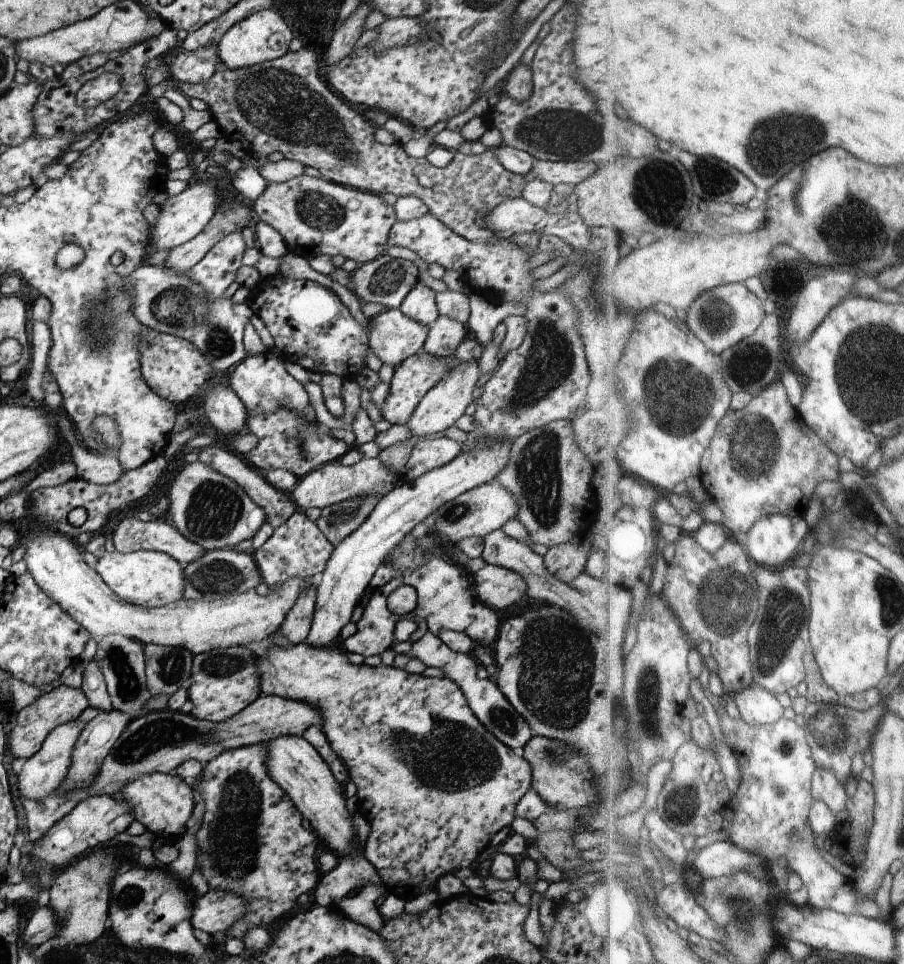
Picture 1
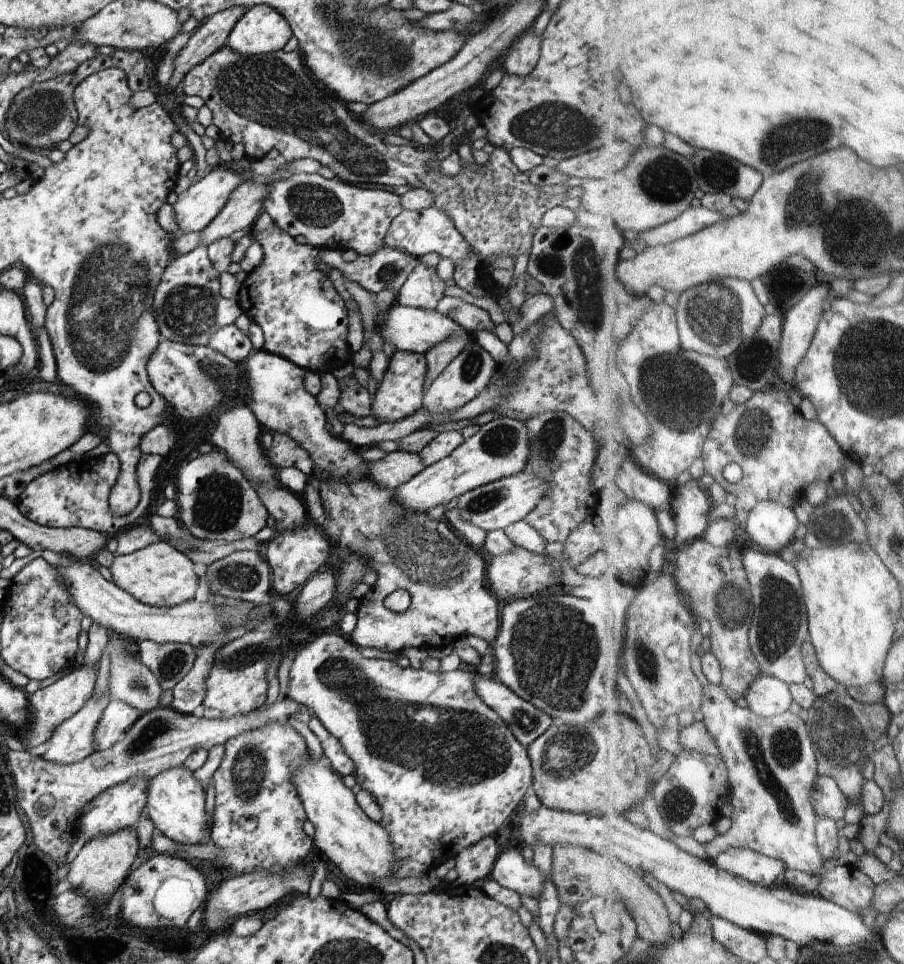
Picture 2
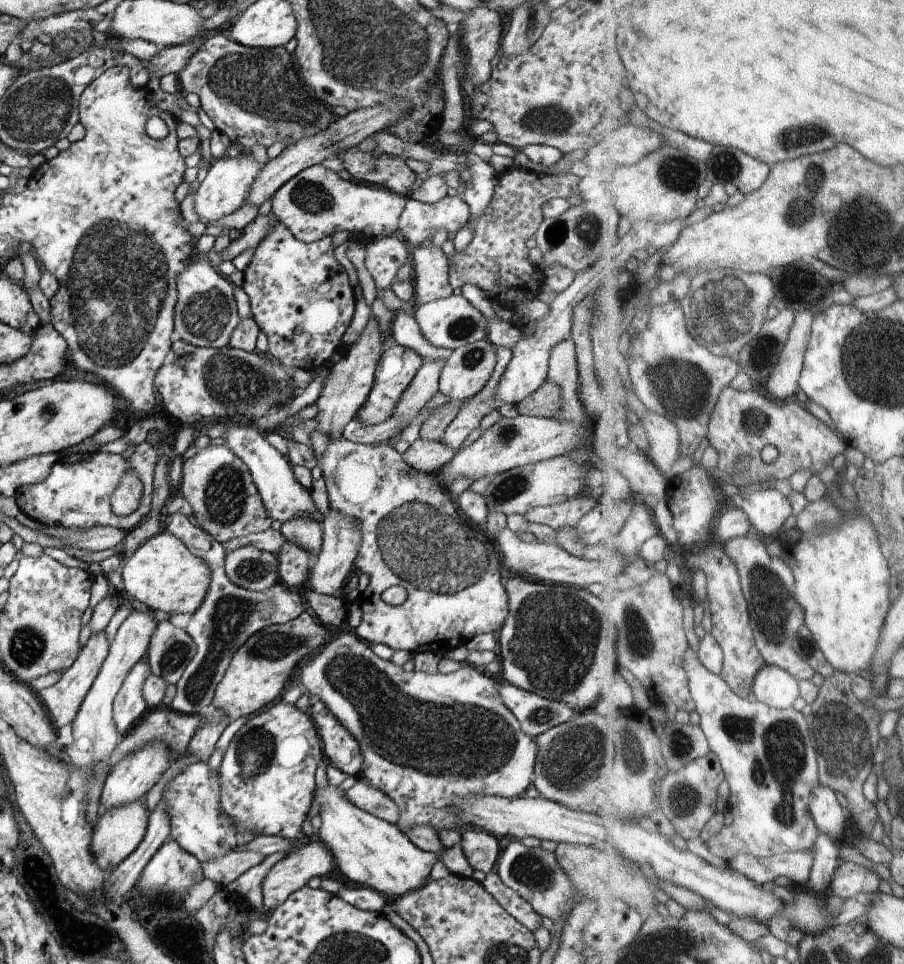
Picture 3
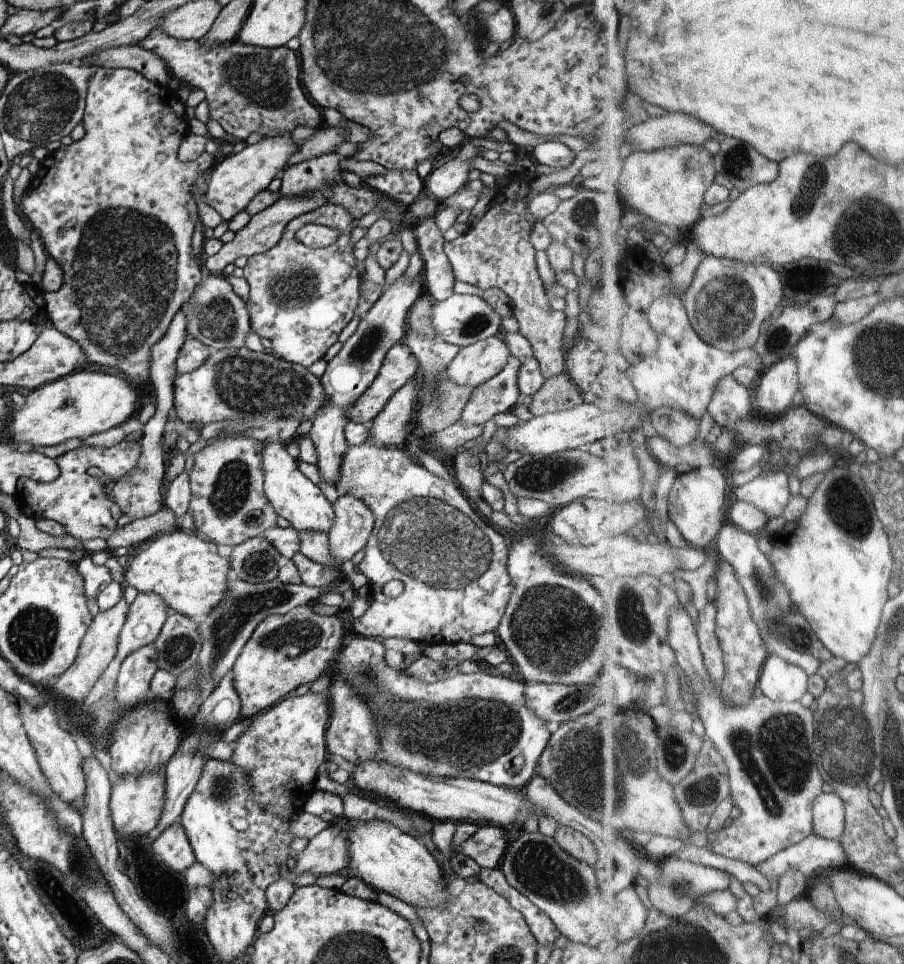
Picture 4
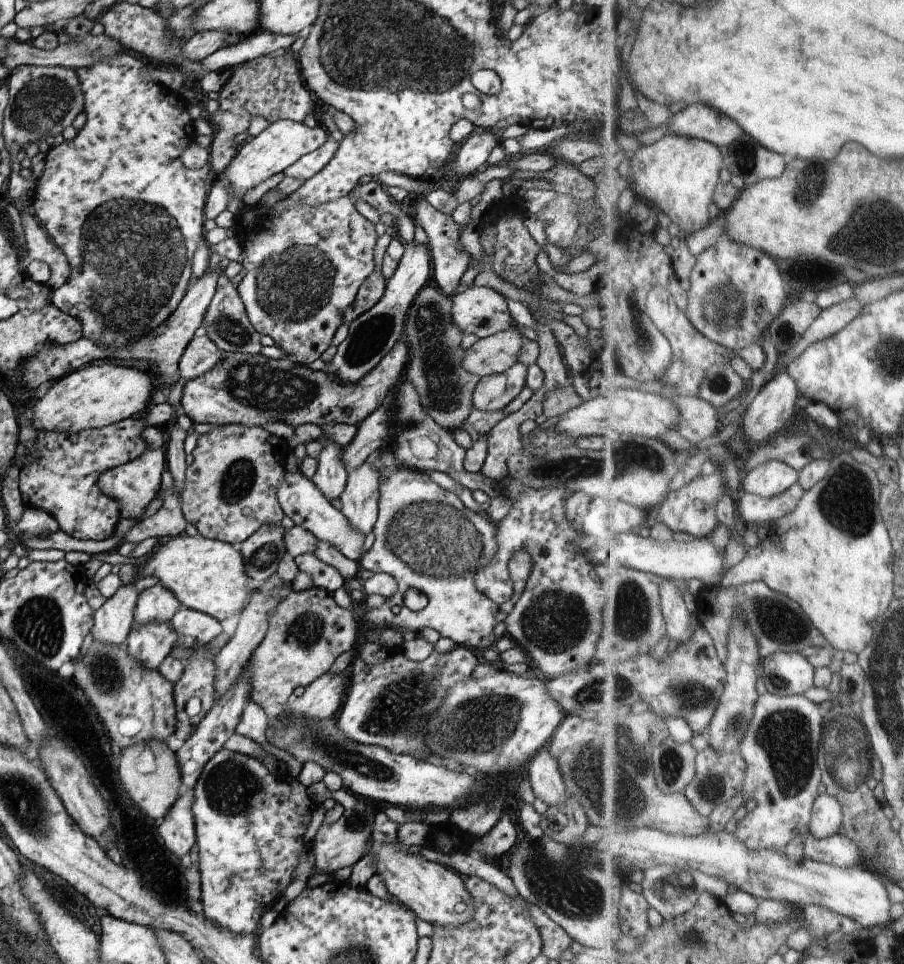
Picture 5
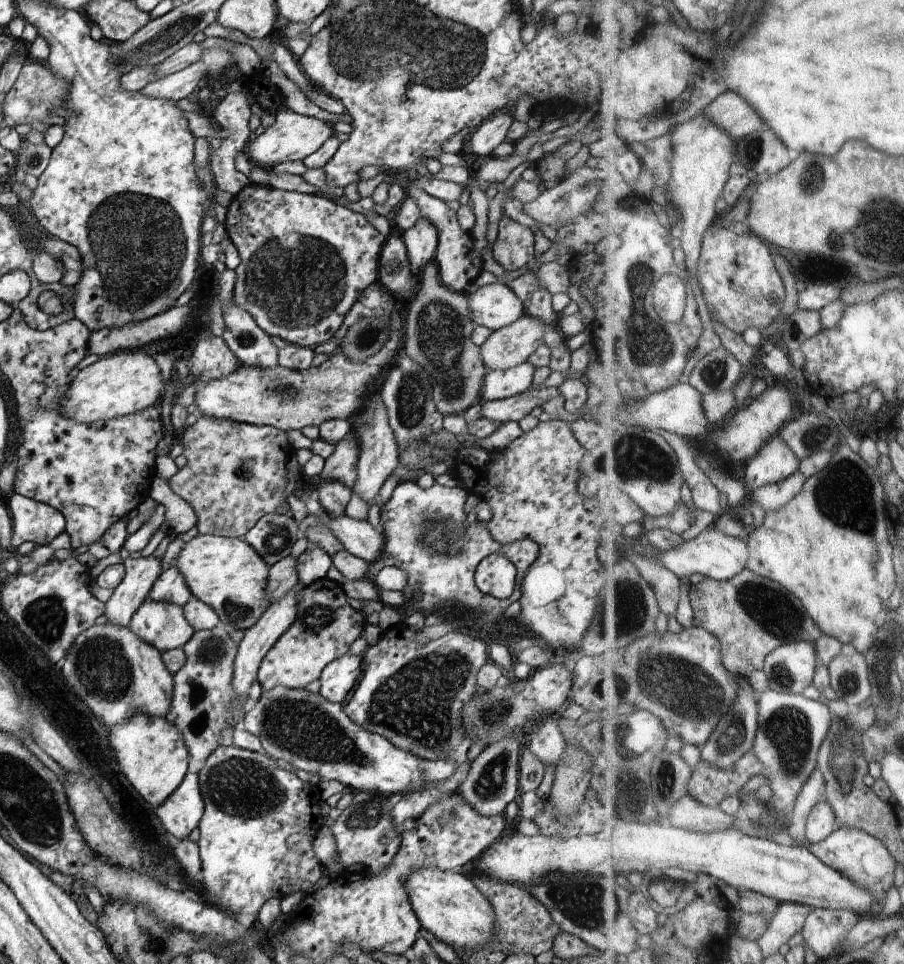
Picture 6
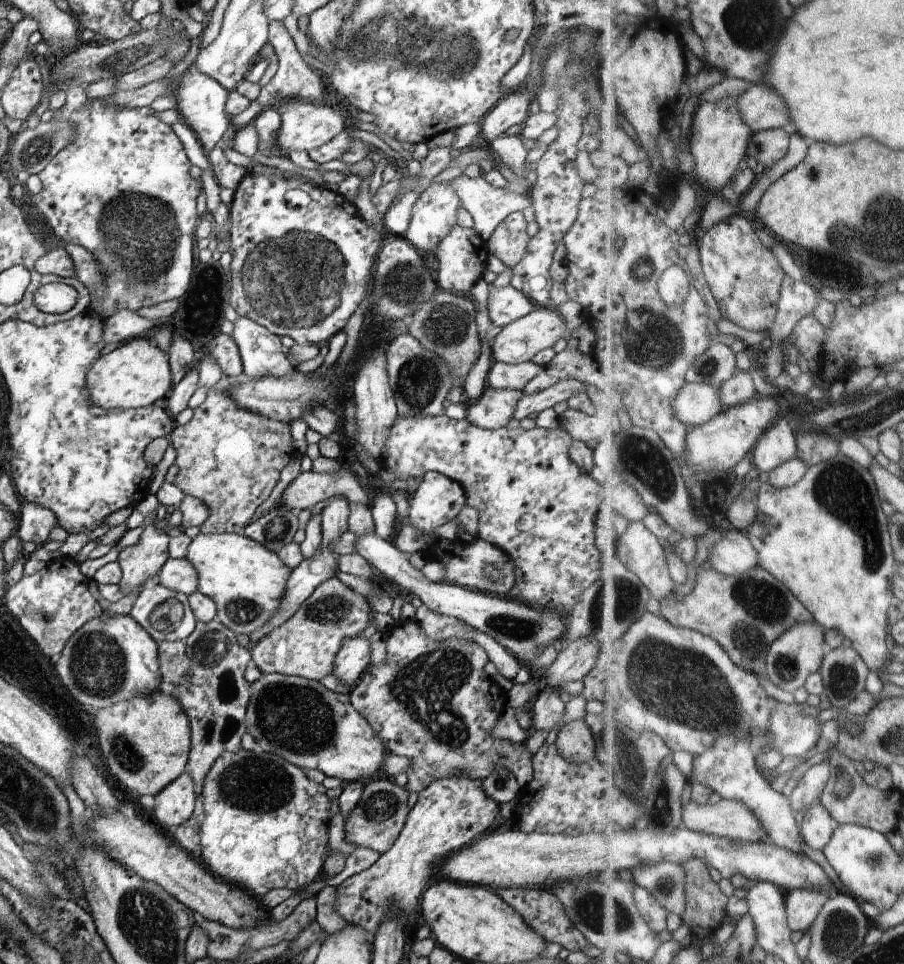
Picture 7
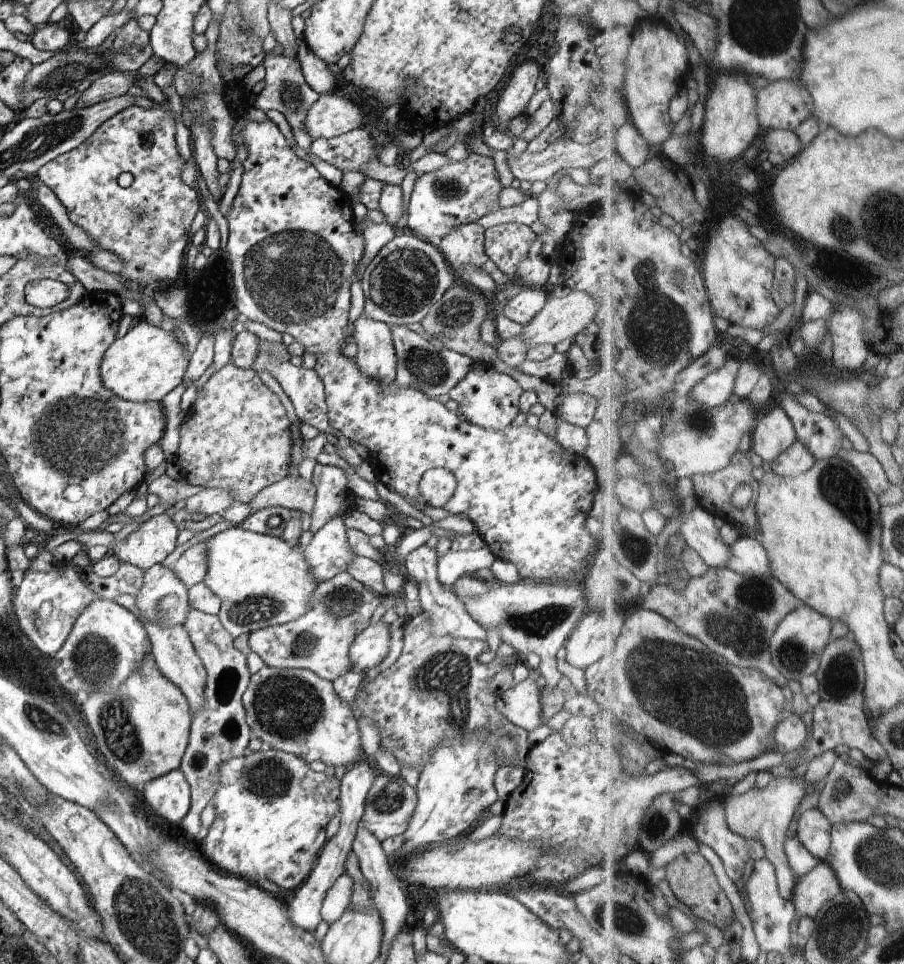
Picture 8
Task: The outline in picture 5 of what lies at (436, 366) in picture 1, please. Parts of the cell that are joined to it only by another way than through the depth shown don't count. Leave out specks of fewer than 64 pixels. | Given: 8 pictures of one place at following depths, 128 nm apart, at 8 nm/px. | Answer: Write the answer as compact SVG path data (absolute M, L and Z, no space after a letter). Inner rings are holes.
M404 339L399 340L382 357L382 360L367 372L358 382L338 381L334 373L319 370L313 371L307 365L291 362L289 359L271 359L262 355L246 353L225 353L223 359L198 378L181 381L177 389L178 399L183 409L180 413L187 414L196 423L229 425L239 424L247 427L261 427L268 422L285 422L296 429L300 424L312 422L320 427L331 423L348 423L359 425L372 411L375 411L383 400L400 385L405 378L404 372L409 361L409 348Z

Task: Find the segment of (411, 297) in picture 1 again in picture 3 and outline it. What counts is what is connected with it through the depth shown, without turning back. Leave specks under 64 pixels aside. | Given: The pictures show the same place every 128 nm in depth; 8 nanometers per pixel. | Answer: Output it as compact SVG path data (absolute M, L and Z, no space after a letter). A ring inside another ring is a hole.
M431 242L411 249L413 287L416 306L453 294L450 269L444 252Z

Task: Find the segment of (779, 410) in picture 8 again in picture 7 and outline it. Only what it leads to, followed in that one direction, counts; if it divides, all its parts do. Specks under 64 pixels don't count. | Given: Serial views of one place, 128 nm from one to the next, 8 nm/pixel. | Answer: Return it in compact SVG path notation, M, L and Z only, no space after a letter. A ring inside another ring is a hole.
M780 419L762 435L754 450L753 463L768 473L796 458L801 452L799 435L792 420Z

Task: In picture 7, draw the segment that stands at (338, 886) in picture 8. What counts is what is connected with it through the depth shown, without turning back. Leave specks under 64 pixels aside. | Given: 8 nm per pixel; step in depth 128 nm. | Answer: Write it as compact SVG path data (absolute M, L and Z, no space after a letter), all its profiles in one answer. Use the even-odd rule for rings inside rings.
M326 885L315 896L316 921L321 930L326 930L330 934L342 930L348 924L345 918L337 913L338 895L335 886Z

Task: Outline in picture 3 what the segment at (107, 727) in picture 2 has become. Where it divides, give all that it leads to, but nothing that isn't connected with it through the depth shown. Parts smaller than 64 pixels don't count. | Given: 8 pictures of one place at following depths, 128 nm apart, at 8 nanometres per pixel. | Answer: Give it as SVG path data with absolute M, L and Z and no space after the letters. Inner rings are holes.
M146 659L136 662L126 674L126 680L115 697L113 703L114 724L120 732L121 739L133 729L133 722L136 722L146 710L150 710L142 698L142 684L150 674L151 668Z

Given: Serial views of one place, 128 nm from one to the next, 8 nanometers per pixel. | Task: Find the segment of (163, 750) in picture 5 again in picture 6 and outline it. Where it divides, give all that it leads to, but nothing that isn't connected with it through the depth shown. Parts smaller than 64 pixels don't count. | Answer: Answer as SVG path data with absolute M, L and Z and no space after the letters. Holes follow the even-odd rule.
M142 713L109 728L108 739L124 776L148 804L159 807L178 788L188 772L189 750L181 730L164 717Z

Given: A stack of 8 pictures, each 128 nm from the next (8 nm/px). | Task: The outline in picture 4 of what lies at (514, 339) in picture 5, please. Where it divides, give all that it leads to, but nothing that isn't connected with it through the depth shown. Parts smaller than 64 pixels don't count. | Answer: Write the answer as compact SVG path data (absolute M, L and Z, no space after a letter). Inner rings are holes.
M496 335L461 347L445 369L446 376L456 386L475 389L496 376L506 366L510 356L502 335Z

